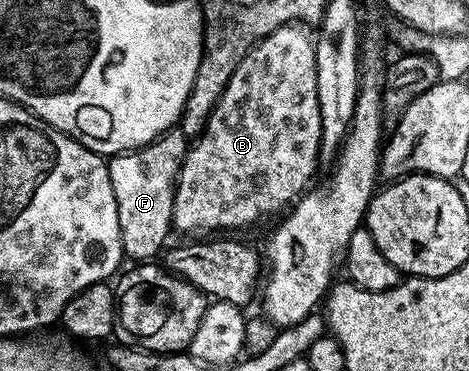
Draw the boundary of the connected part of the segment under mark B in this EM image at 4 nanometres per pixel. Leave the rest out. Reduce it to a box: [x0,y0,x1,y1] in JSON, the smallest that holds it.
[172,26,321,232]

